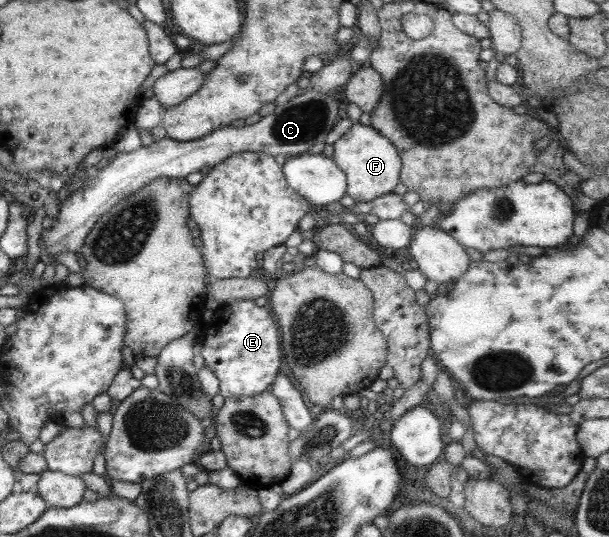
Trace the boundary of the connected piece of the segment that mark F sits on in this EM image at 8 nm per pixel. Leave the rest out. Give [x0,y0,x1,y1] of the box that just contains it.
[332,123,402,202]

